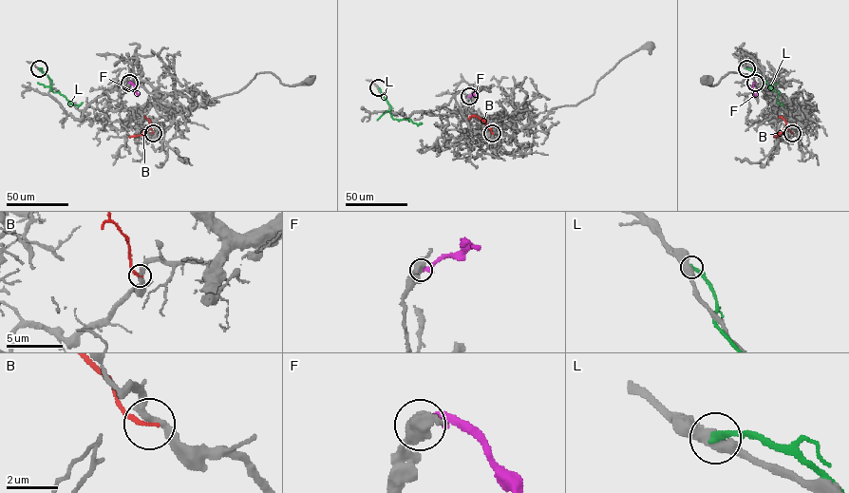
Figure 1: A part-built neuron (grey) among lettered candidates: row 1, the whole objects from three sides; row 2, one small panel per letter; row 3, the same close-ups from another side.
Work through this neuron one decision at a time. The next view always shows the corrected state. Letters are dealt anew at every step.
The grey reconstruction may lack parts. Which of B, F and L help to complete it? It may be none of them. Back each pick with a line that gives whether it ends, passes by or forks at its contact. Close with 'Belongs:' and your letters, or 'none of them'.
F: It ends there
Belongs: F

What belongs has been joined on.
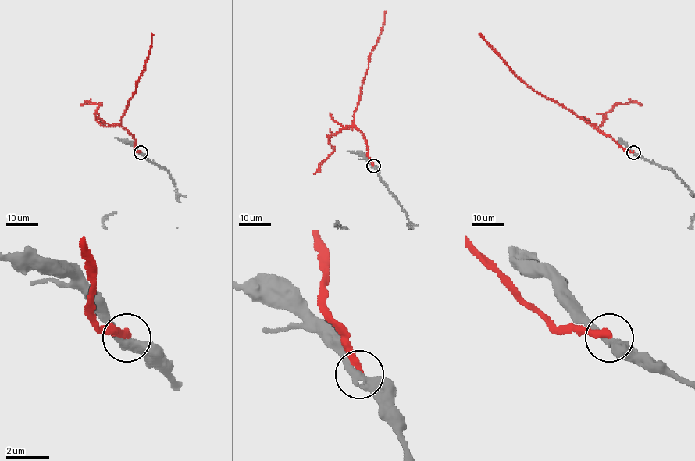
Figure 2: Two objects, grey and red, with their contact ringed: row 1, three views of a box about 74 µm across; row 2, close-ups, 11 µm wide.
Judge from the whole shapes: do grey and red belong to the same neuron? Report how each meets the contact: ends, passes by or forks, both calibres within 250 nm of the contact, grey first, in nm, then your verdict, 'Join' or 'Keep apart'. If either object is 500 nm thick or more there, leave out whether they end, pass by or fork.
At the ring grey passes by. At the ring red ends. Thickness 340 nm (grey) against 340 nm. Keep apart

